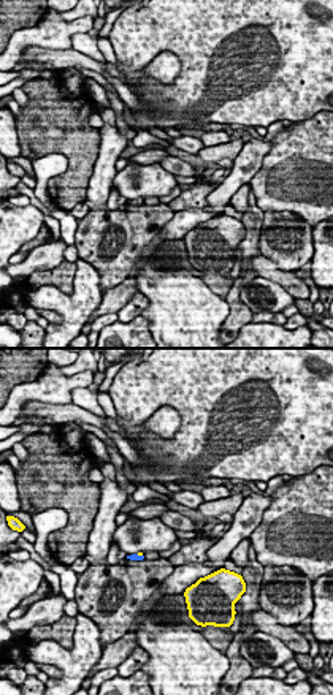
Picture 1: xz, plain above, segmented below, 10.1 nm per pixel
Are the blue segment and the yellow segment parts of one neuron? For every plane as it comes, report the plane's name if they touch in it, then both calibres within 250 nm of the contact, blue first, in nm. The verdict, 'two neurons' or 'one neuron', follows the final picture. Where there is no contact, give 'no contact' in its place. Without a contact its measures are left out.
xz | 60/30 nm

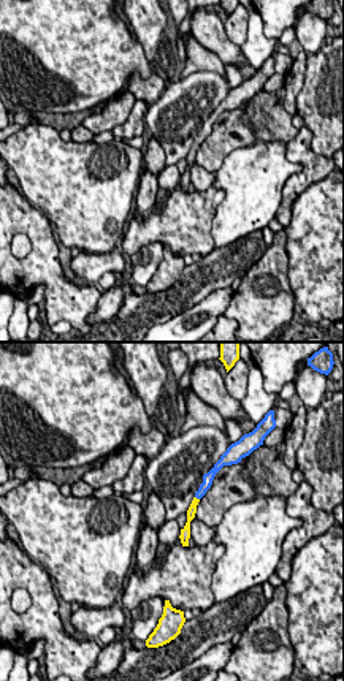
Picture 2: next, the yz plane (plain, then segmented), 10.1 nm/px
yz | 100/100 nm

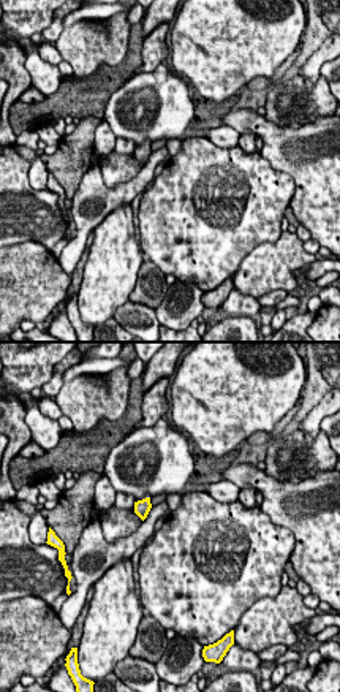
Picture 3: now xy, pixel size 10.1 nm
no contact

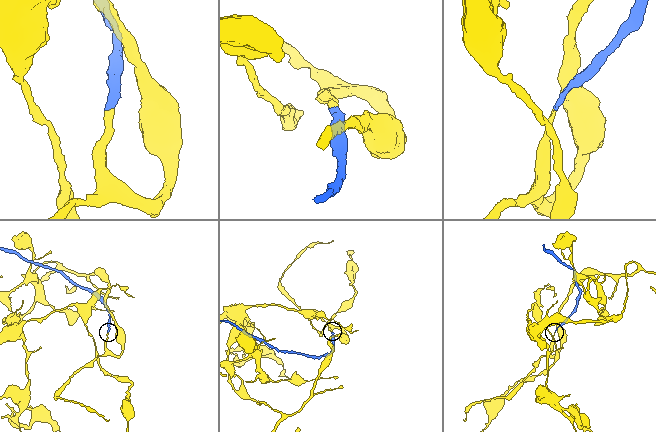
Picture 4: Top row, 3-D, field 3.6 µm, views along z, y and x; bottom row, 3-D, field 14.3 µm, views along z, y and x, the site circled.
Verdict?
one neuron

